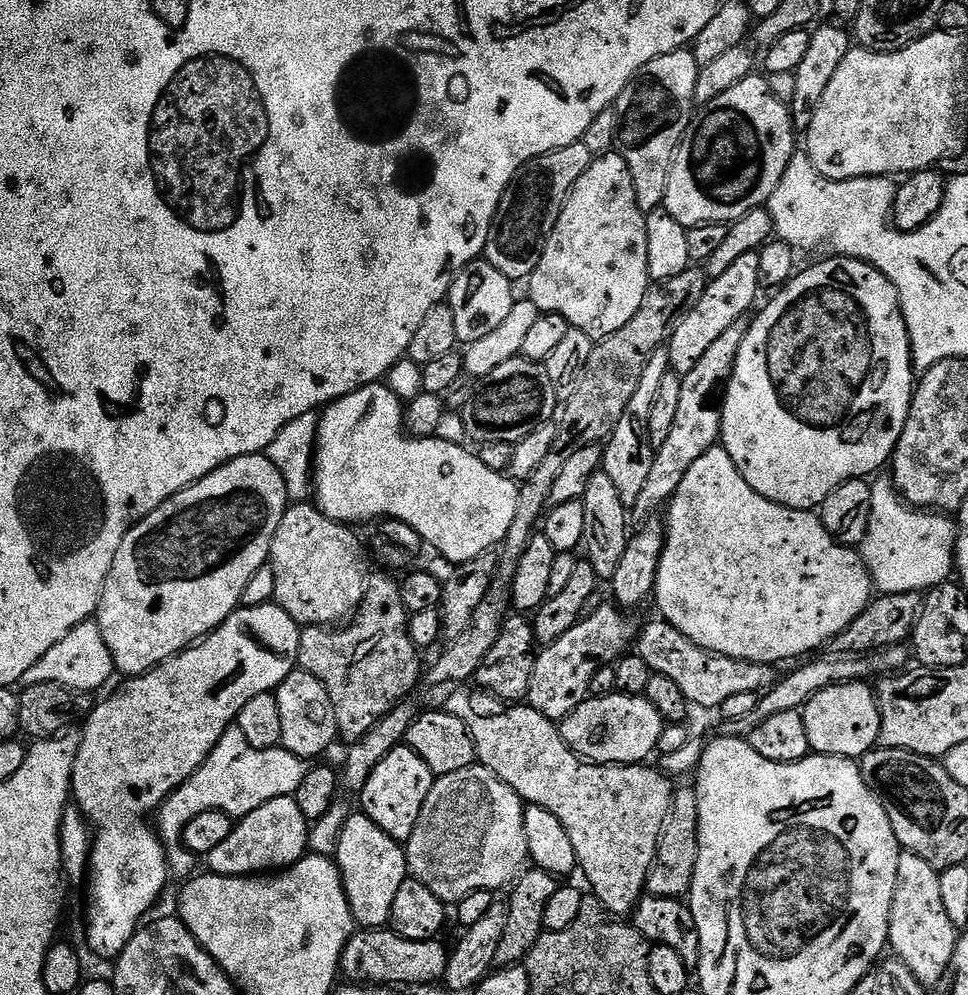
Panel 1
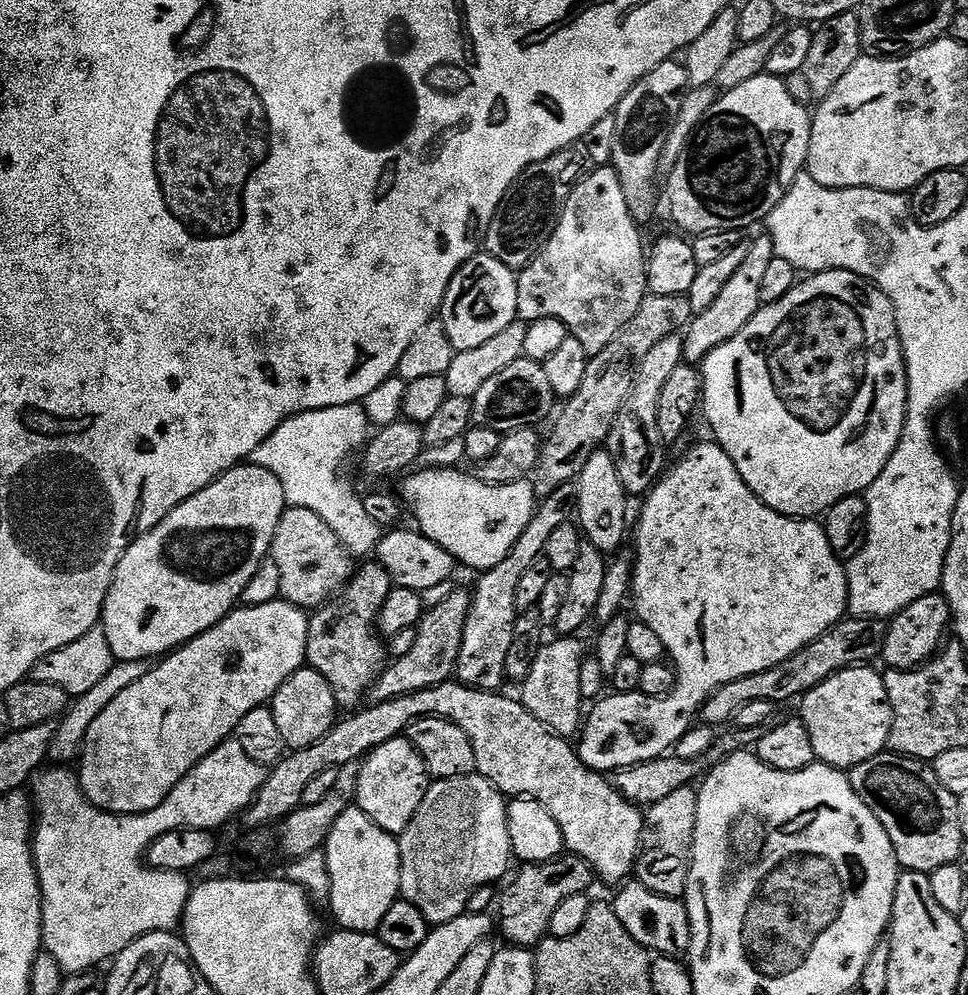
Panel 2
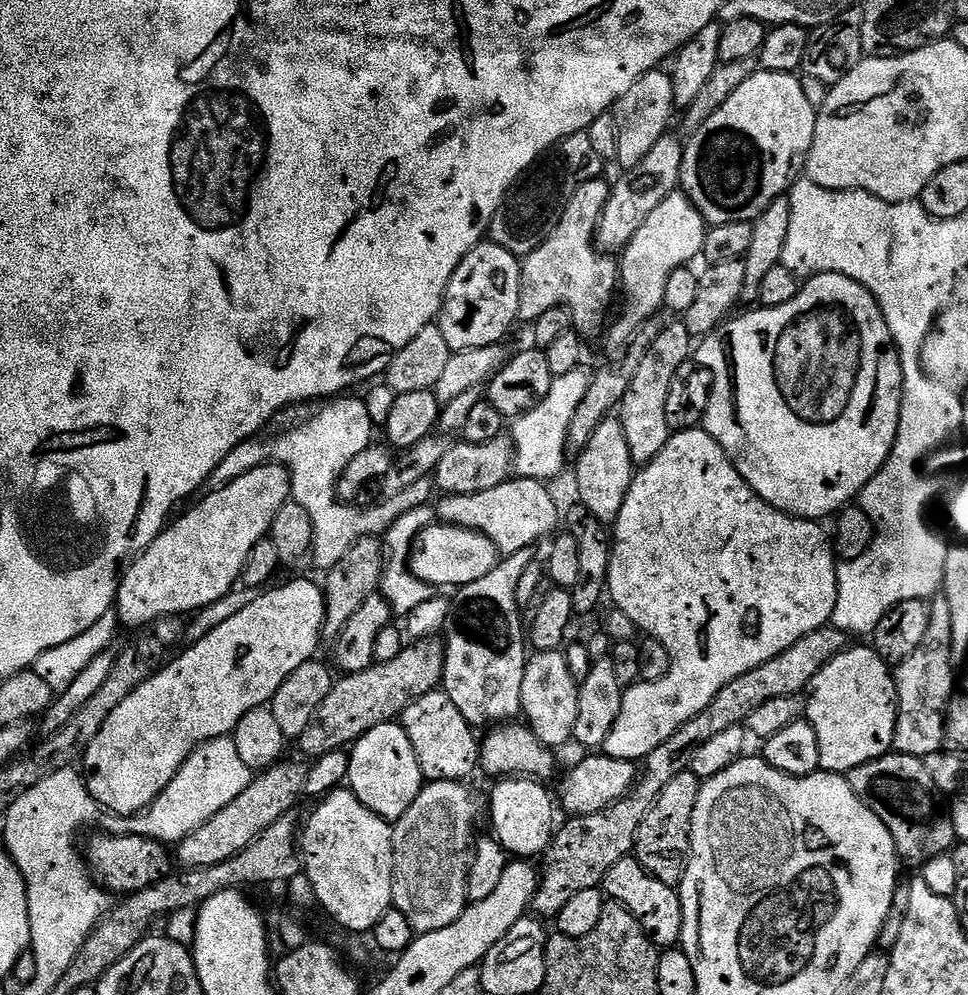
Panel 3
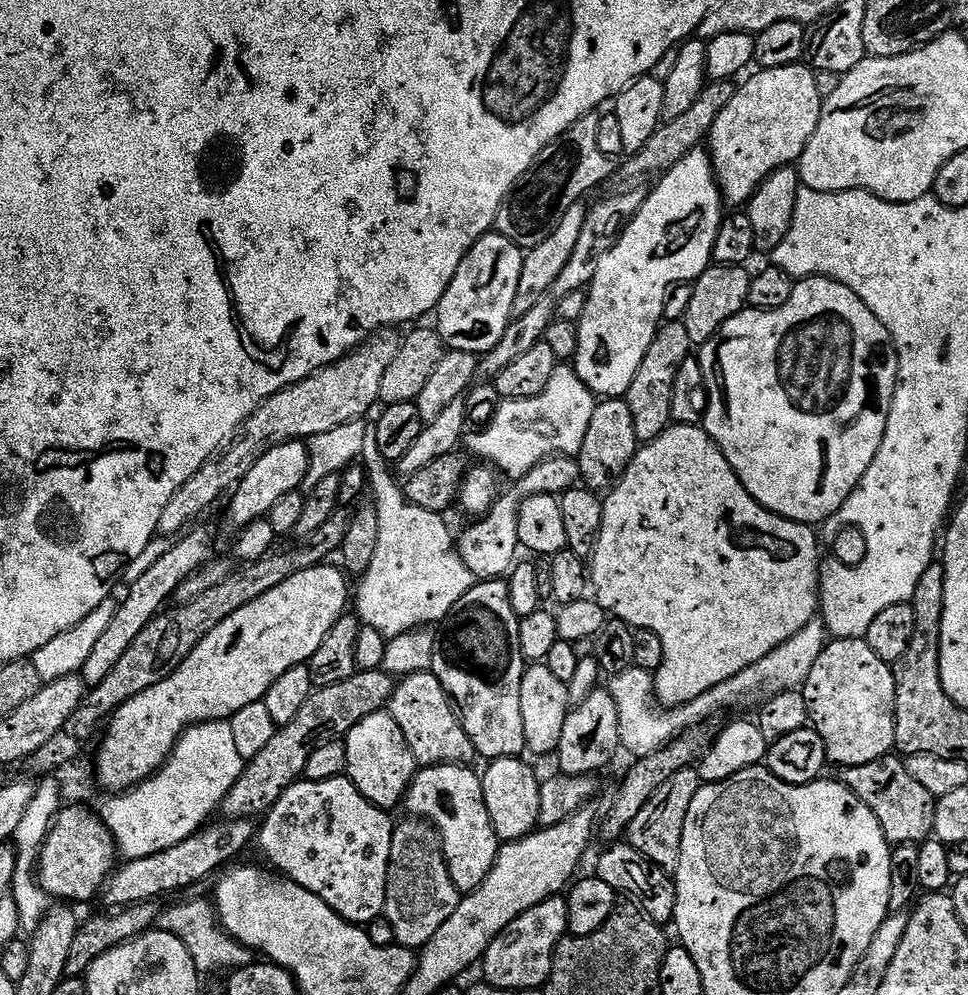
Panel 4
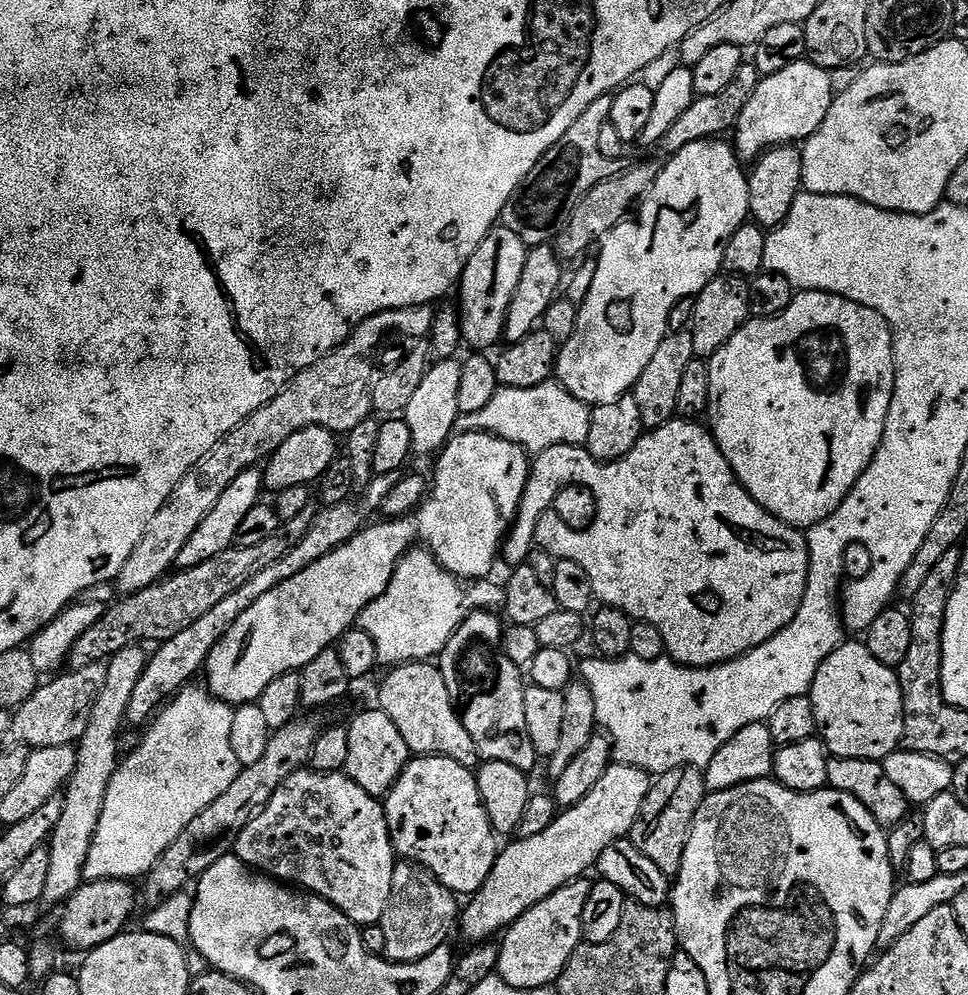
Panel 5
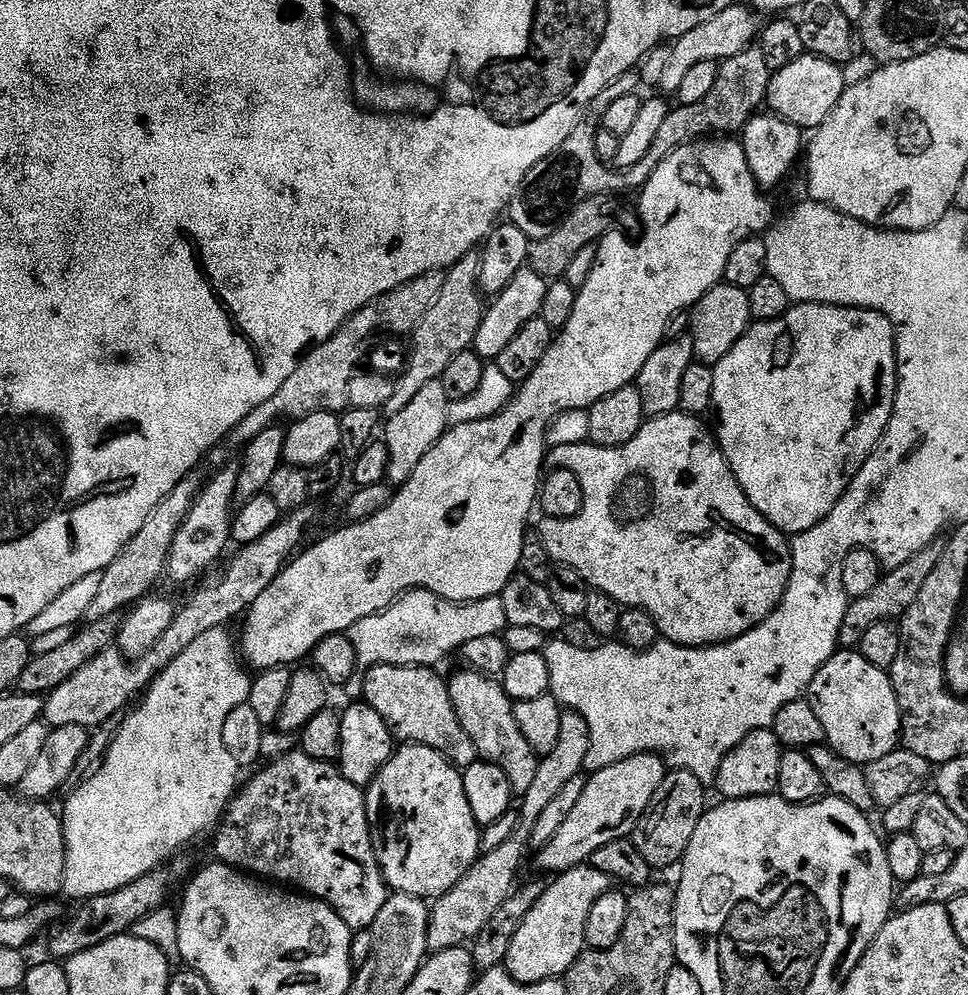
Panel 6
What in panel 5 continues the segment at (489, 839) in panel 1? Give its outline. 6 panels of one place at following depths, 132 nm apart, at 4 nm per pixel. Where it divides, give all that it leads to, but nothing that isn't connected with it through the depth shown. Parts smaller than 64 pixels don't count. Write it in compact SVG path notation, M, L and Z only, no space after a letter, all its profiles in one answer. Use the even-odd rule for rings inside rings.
M411 862L397 863L394 878L390 882L390 902L380 919L382 934L386 934L386 950L384 956L397 962L417 960L434 950L445 947L448 931L453 931L458 920L458 904L456 908L457 893L451 892L442 882L432 877L430 872Z

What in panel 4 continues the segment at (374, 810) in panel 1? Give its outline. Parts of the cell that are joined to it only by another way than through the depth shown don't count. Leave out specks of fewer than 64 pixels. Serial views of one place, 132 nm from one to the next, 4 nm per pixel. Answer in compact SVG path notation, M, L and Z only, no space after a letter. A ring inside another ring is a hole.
M385 710L370 714L370 718L362 718L354 730L350 730L344 740L346 746L346 775L352 784L374 806L385 810L401 807L408 795L408 787L418 771L414 754L410 754L410 746L406 746L406 738L402 738L402 730L398 730L398 722L394 722L392 713Z

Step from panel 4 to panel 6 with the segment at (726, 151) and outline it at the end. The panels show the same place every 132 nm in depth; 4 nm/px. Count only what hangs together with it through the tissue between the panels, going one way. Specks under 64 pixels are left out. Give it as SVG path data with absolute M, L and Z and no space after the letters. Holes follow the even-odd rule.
M805 54L790 62L790 66L773 71L766 104L783 120L805 130L815 130L828 121L828 115L842 98L845 87L844 68L841 65L832 64L820 56Z

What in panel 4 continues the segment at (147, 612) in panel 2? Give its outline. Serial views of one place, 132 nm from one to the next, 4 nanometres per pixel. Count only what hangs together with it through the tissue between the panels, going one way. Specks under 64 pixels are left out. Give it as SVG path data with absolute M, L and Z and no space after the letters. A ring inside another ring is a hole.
M291 440L282 446L274 446L274 450L270 450L270 454L258 458L254 470L250 470L250 474L246 474L246 478L242 478L242 482L236 485L231 493L232 505L228 508L228 516L232 519L233 529L239 530L247 527L250 522L265 519L268 512L274 510L274 506L278 506L278 502L282 502L282 498L286 498L286 494L297 491L307 476L308 459L309 445L303 440Z

